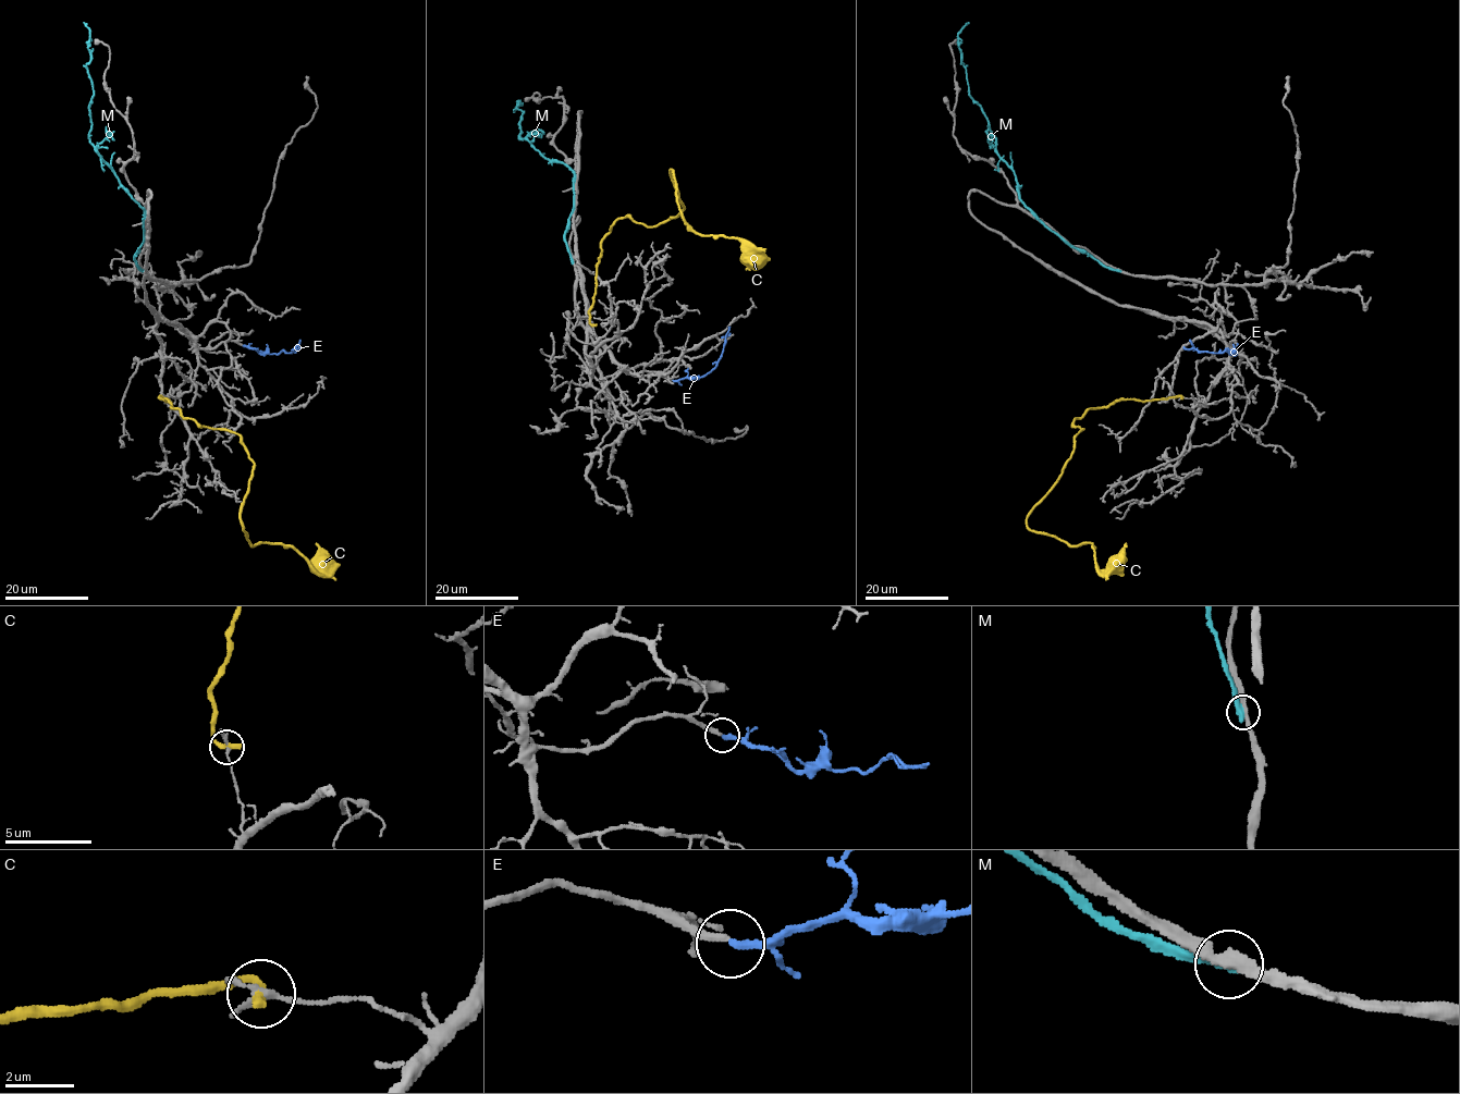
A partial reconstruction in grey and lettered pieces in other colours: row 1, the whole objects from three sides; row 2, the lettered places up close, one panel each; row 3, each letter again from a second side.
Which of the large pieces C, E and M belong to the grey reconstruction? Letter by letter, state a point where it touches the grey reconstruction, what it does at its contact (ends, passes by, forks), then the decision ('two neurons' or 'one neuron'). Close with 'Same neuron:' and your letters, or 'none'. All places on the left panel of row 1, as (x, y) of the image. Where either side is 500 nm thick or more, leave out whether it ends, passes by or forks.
C: (162, 397) | it ends | two neurons
E: (243, 345) | it ends | one neuron
M: (143, 270) | it ends | two neurons
Same neuron: E

